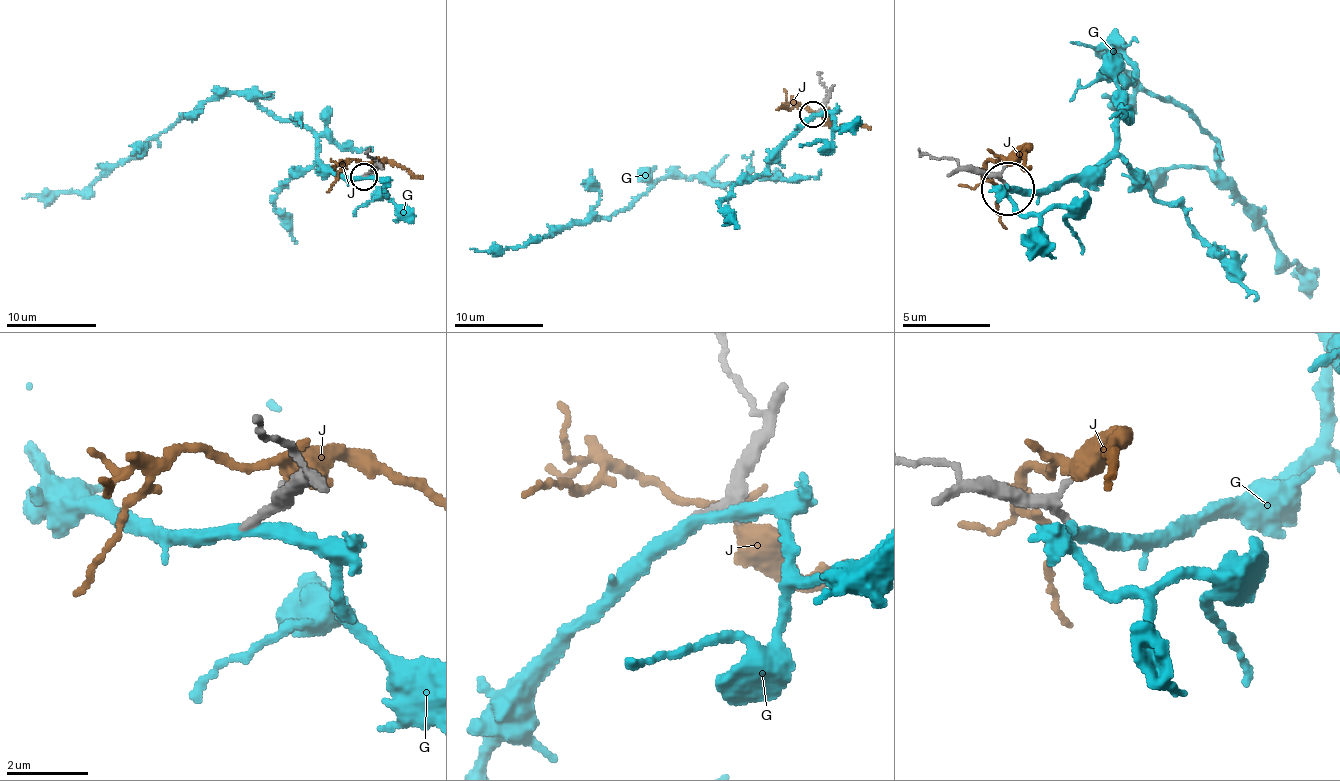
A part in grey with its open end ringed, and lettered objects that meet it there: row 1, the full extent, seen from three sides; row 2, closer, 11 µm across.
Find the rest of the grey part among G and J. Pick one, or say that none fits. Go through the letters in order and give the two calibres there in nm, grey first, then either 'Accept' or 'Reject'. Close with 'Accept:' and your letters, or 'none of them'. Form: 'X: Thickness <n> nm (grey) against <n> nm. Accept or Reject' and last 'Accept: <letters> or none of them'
G: Thickness 240 nm (grey) against 320 nm. Reject
J: Thickness 240 nm (grey) against 360 nm. Reject
Accept: none of them

